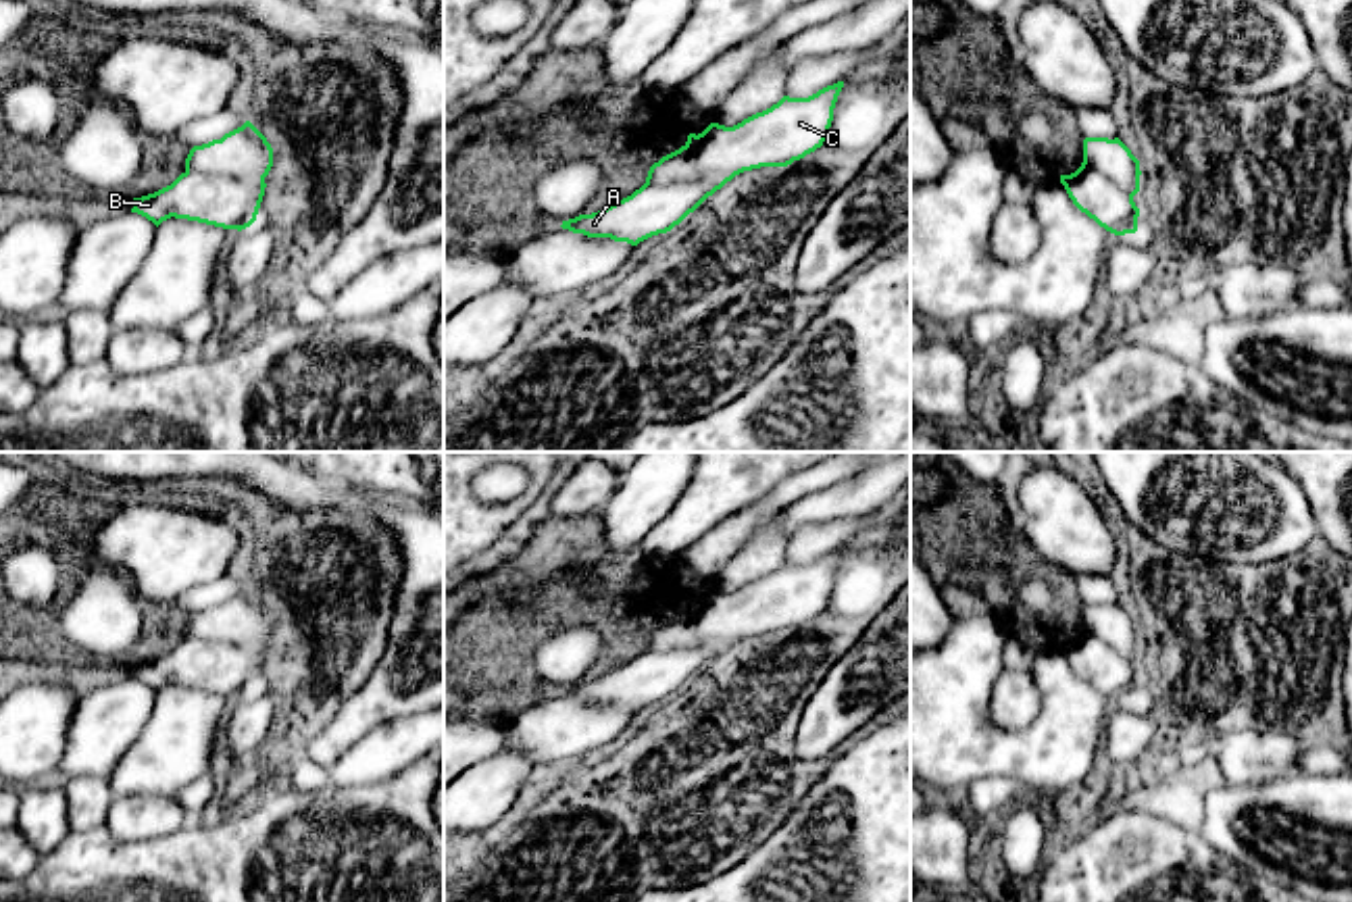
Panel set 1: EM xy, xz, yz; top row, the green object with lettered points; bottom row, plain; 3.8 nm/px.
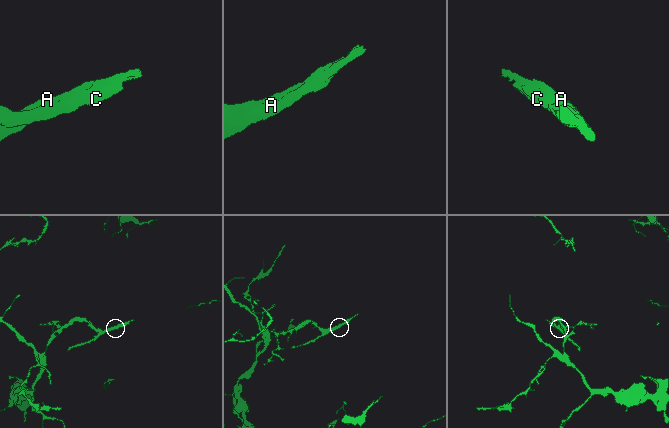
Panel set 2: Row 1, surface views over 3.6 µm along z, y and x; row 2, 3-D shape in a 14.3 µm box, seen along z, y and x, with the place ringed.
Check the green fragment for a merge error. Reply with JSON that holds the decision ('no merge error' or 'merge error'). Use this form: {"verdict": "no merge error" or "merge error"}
{"verdict": "merge error"}

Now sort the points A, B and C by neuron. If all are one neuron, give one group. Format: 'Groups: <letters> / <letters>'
Groups: A / B C

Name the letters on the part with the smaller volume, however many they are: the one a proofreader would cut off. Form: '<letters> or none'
A

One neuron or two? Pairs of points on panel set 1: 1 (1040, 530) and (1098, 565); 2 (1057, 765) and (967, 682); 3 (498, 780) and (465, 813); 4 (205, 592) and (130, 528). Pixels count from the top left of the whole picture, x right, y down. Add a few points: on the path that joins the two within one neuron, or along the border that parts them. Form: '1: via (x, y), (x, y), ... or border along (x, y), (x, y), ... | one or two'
1: via (1055, 530), (1063, 530), (1084, 550) | one
2: via (1023, 755), (984, 740), (967, 715) | one
3: via (490, 788), (473, 805) | one
4: border along (217, 578), (182, 594) | two

